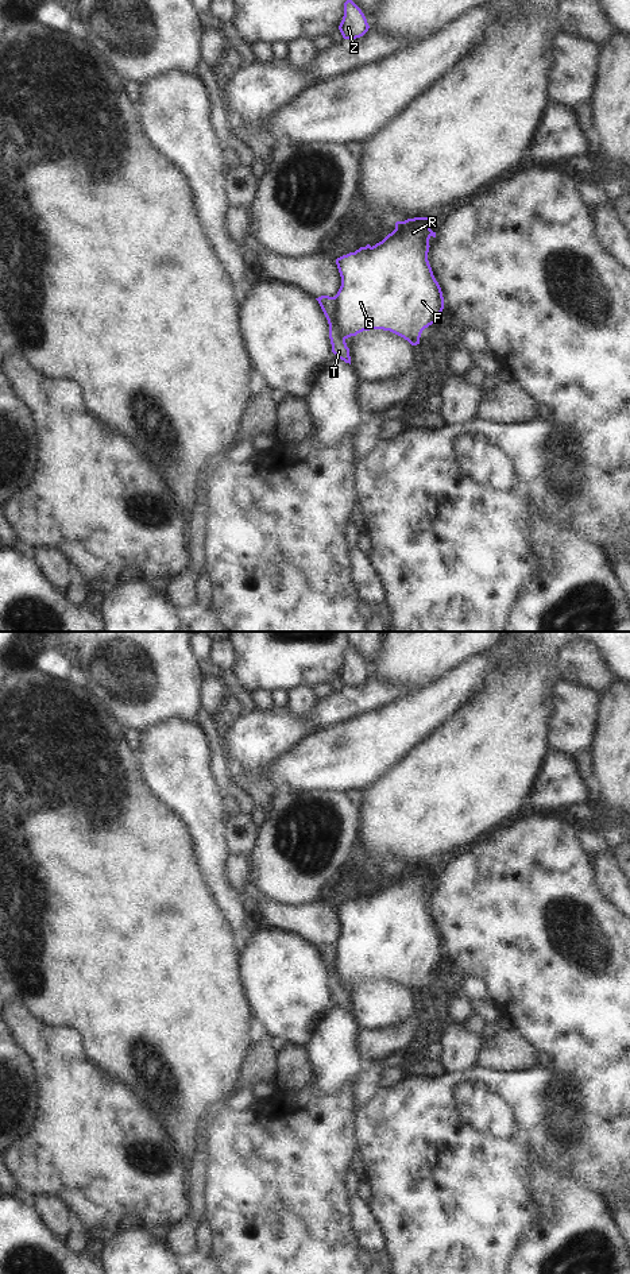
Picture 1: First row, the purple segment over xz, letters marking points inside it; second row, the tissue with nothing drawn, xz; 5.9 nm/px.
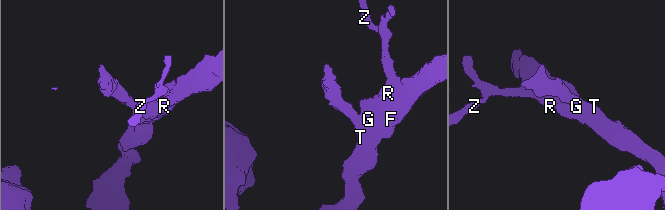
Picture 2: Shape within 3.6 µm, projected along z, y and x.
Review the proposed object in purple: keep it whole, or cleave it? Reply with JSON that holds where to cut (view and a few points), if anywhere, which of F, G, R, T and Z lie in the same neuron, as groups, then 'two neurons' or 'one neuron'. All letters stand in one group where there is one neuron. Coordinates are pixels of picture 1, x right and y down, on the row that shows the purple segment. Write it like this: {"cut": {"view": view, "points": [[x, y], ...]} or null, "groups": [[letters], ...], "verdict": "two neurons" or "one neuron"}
{"cut": {"view": "xz", "points": [[332, 297], [337, 334], [344, 340]]}, "groups": [["F", "G", "R", "Z"], ["T"]], "verdict": "two neurons"}

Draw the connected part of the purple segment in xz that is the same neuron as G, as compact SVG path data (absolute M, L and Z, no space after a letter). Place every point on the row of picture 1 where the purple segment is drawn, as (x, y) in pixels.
M432 217L397 221L395 229L375 246L367 244L336 259L341 286L335 298L339 335L345 340L363 331L390 331L411 345L420 344L425 328L436 324L444 297L428 260Z

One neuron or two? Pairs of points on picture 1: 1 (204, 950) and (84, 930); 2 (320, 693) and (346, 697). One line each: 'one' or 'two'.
1: one
2: two

